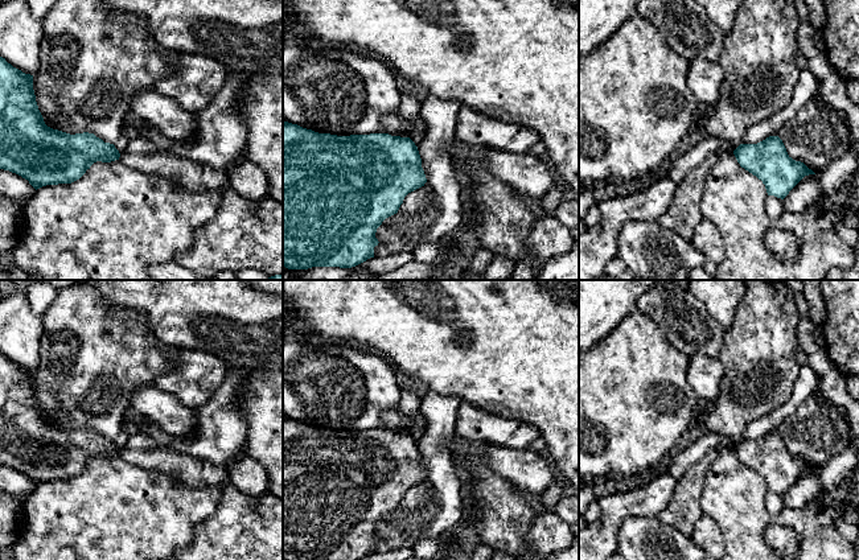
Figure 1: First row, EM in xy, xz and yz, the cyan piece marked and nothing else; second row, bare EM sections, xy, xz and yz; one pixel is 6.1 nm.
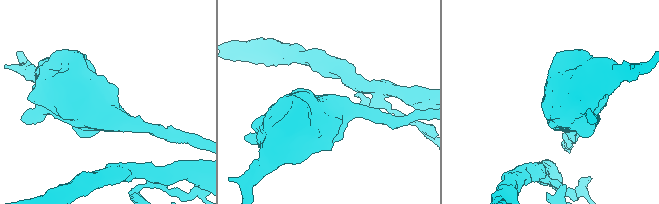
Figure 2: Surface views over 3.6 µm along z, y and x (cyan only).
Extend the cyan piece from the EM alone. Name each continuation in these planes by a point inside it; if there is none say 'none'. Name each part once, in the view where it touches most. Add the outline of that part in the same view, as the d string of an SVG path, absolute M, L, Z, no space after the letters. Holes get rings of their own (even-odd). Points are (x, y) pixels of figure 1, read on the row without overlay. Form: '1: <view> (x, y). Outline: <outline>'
none

